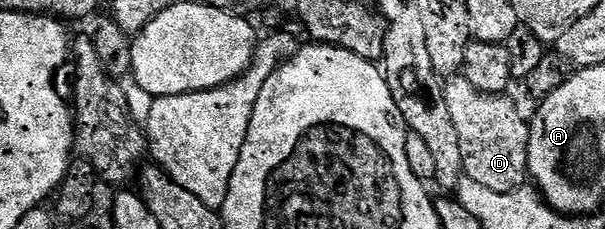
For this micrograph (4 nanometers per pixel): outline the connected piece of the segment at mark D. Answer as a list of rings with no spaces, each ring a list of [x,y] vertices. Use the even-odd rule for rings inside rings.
[[[456,75],[444,86],[446,103],[450,107],[450,116],[454,119],[454,127],[458,131],[458,147],[462,147],[464,172],[474,183],[482,183],[482,187],[490,187],[490,191],[511,193],[521,188],[529,180],[528,176],[528,131],[529,118],[520,114],[520,109],[511,101],[511,96],[498,93],[483,93],[474,83],[470,83],[463,75]]]

